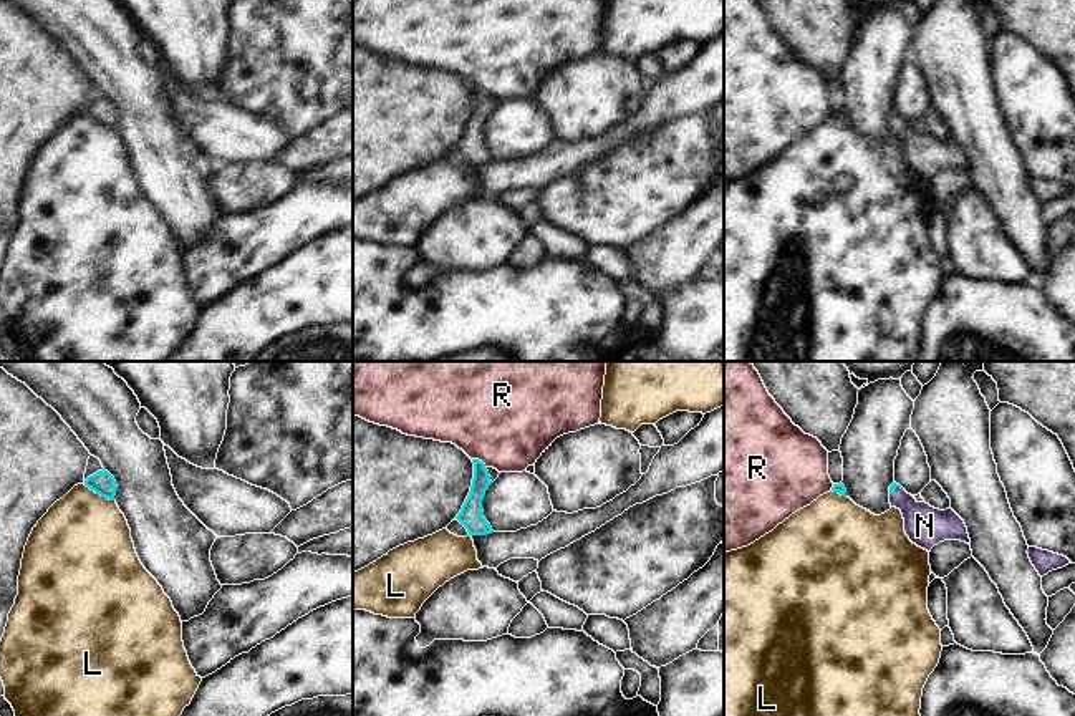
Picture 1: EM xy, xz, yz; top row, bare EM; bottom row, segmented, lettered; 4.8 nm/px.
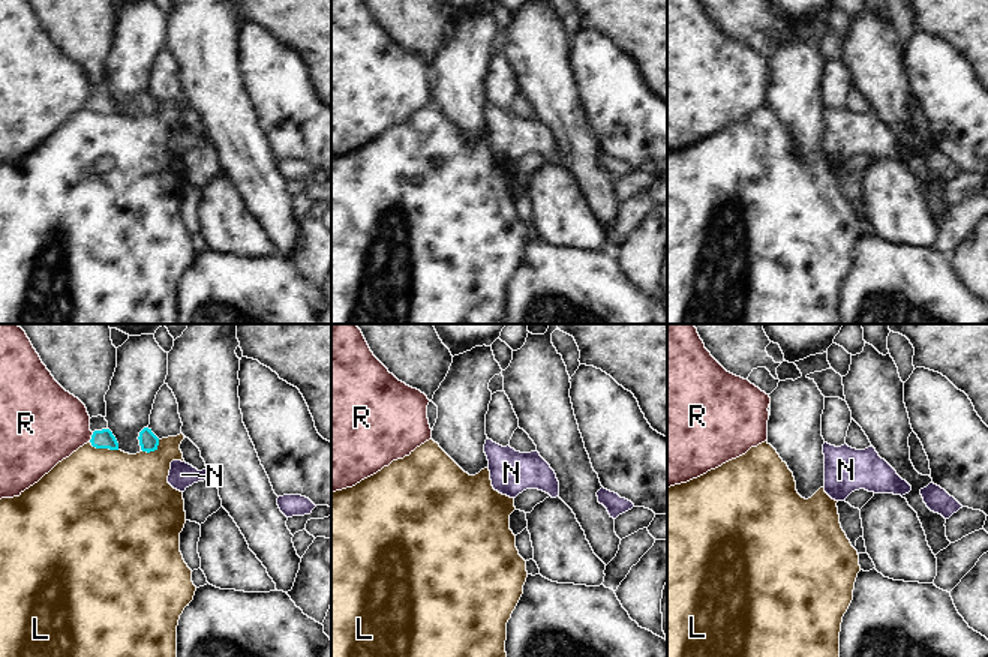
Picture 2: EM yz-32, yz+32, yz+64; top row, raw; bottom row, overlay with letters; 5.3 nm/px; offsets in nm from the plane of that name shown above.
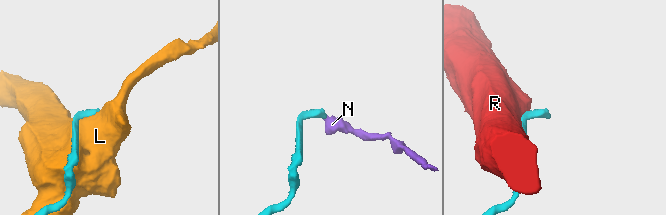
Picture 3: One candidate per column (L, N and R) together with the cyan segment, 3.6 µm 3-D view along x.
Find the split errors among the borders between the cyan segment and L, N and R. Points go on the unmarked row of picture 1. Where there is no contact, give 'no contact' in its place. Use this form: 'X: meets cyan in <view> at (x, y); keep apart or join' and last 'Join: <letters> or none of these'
L: meets cyan in xy at (98, 121); keep apart
N: meets cyan in yz at (895, 116); join
R: meets cyan in xz at (481, 90); keep apart
Join: N

